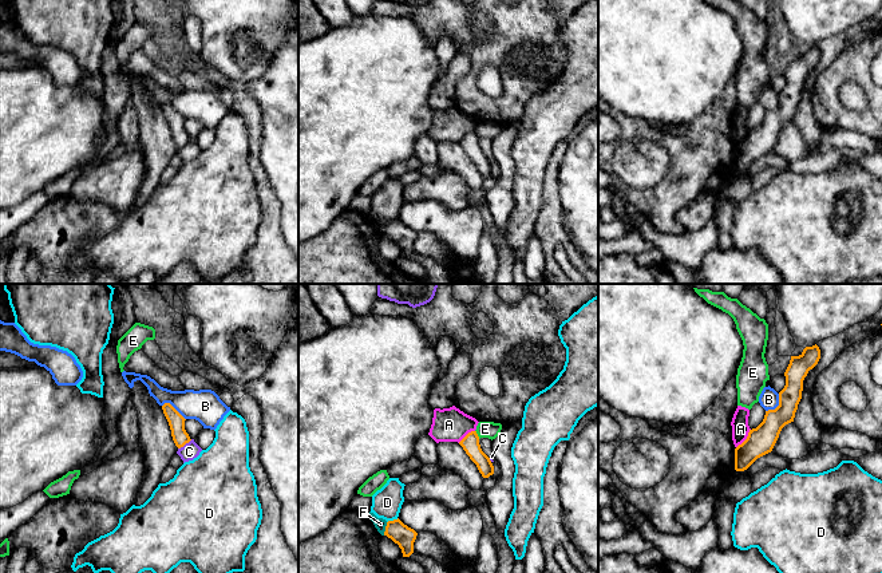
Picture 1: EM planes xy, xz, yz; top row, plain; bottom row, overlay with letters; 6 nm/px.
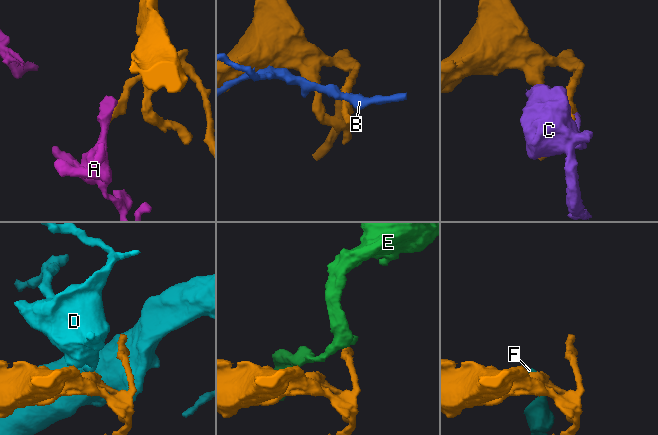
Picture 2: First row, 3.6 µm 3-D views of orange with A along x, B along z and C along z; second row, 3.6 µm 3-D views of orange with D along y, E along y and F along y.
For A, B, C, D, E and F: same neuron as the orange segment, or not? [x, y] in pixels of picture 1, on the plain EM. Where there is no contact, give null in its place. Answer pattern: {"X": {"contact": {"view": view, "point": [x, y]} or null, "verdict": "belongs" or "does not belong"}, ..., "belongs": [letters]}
{"A": {"contact": {"view": "yz", "point": [747, 138]}, "verdict": "does not belong"}, "B": {"contact": {"view": "yz", "point": [778, 106]}, "verdict": "does not belong"}, "C": {"contact": {"view": "xy", "point": [185, 143]}, "verdict": "does not belong"}, "D": {"contact": {"view": "xz", "point": [394, 220]}, "verdict": "does not belong"}, "E": {"contact": {"view": "xz", "point": [477, 134]}, "verdict": "does not belong"}, "F": {"contact": {"view": "xz", "point": [386, 229]}, "verdict": "does not belong"}, "belongs": []}

